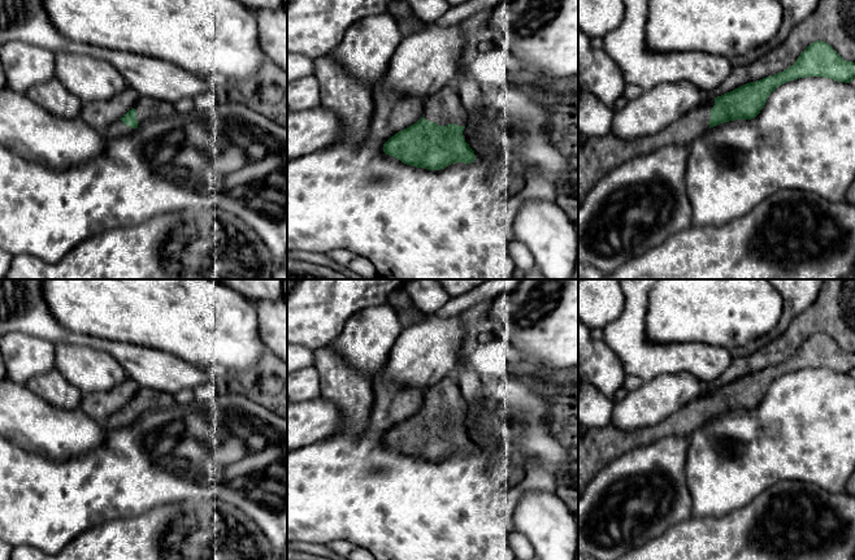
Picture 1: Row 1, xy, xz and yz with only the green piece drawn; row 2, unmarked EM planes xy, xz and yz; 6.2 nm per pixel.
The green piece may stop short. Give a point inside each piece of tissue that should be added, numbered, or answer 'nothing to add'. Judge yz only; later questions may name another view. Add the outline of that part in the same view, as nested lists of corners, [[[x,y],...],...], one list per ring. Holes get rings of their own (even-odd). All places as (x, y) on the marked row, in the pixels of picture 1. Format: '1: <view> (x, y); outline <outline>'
1: yz (599, 155); outline [[[703,97],[695,108],[689,110],[685,116],[665,127],[663,131],[655,135],[641,136],[634,140],[624,140],[612,130],[603,136],[586,136],[586,142],[578,144],[578,197],[583,199],[600,178],[634,157],[647,155],[669,144],[689,147],[695,138],[709,130],[709,113],[713,105],[715,99],[708,100]]]

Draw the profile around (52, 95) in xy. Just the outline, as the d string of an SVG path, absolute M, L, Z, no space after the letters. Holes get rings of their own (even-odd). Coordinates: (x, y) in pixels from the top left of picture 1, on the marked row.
M57 78L31 87L25 95L60 118L78 118L83 105Z

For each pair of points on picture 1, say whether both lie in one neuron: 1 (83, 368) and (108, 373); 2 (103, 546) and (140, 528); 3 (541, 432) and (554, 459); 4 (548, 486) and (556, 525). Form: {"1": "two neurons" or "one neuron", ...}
{"1": "one neuron", "2": "one neuron", "3": "one neuron", "4": "two neurons"}

